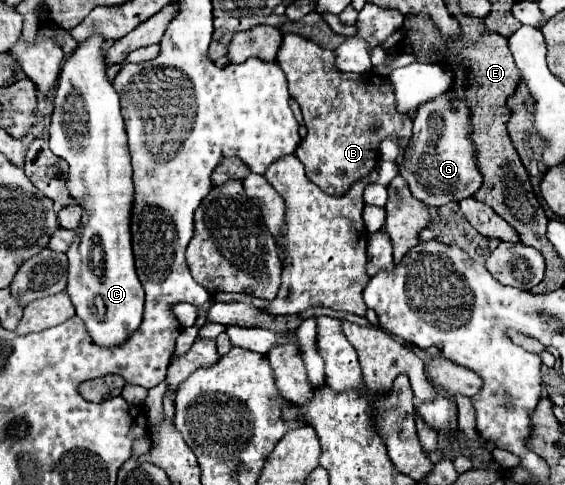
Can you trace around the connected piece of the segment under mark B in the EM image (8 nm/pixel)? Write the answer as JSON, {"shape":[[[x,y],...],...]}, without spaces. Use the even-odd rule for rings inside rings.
{"shape":[[[286,34],[284,42],[278,50],[278,64],[284,70],[286,78],[288,78],[288,88],[290,88],[290,96],[300,104],[302,114],[304,114],[304,124],[306,124],[306,138],[298,144],[294,156],[304,164],[306,168],[306,176],[318,186],[322,188],[326,194],[330,196],[344,196],[354,182],[370,176],[372,170],[378,168],[380,156],[378,156],[378,146],[382,140],[386,138],[394,138],[400,143],[400,153],[396,160],[397,164],[401,164],[405,154],[405,150],[412,138],[413,120],[406,114],[396,110],[396,98],[394,98],[394,88],[392,82],[376,72],[366,72],[366,74],[346,74],[340,72],[334,66],[334,52],[332,50],[324,50],[318,44],[296,36],[296,34]],[[372,124],[380,124],[380,128],[372,128]]]}

